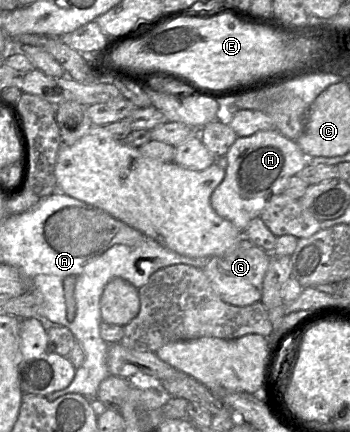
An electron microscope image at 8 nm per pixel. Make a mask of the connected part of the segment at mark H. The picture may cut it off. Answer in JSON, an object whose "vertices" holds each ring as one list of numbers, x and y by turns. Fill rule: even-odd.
{"vertices":[[275,129,237,137,225,154,225,175,213,190,210,204,219,216,243,232,249,222,261,214,269,199,284,190,288,179,309,163,309,157,314,156,304,154,295,140]]}

